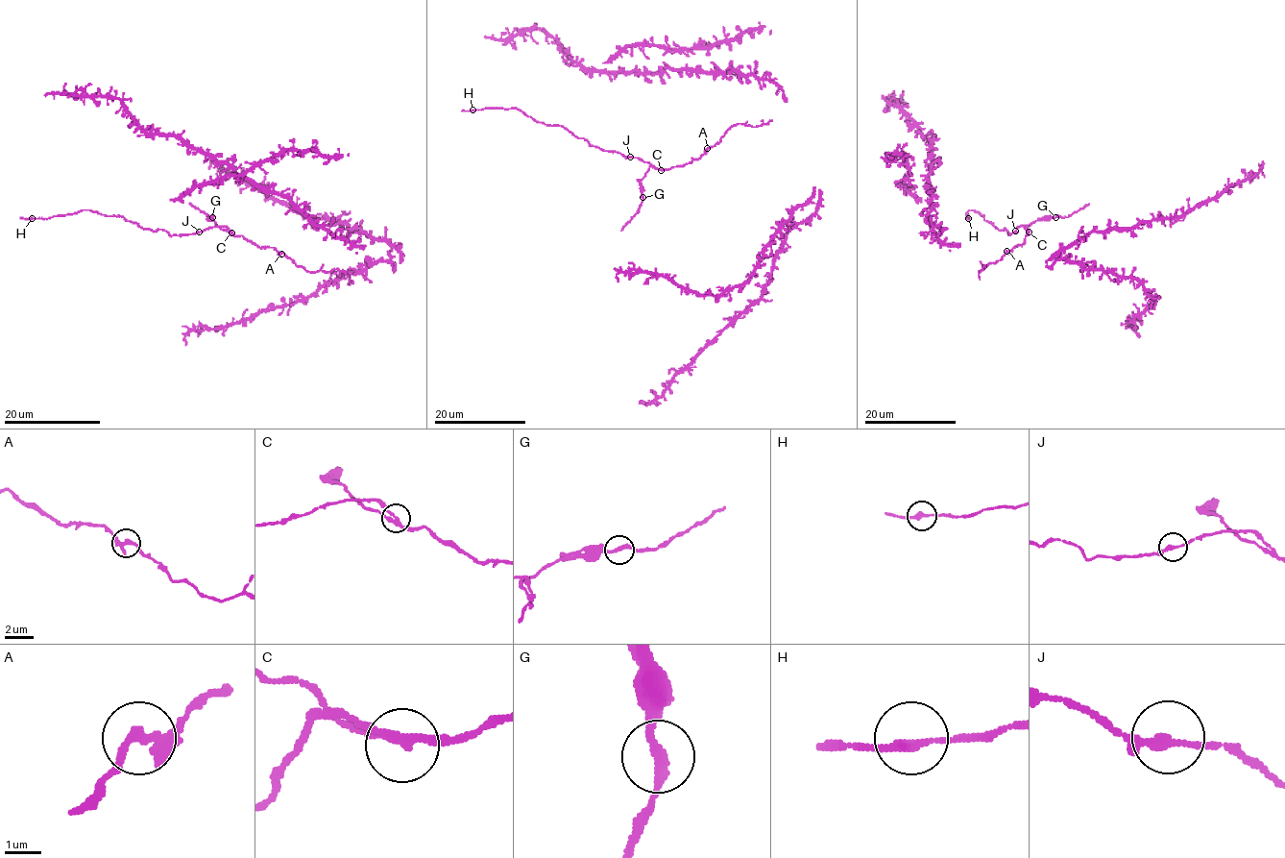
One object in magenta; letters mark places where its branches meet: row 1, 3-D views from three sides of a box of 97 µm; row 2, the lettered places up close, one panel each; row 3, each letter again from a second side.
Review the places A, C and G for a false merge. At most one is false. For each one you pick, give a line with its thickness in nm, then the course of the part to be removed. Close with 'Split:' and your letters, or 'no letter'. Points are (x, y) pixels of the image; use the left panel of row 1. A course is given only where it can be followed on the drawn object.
C: Thickness 260 nm. Course of the part to remove: (231, 232), (226, 227), (211, 227), (170, 235), (87, 209), (48, 218), (20, 217)
Split: C

